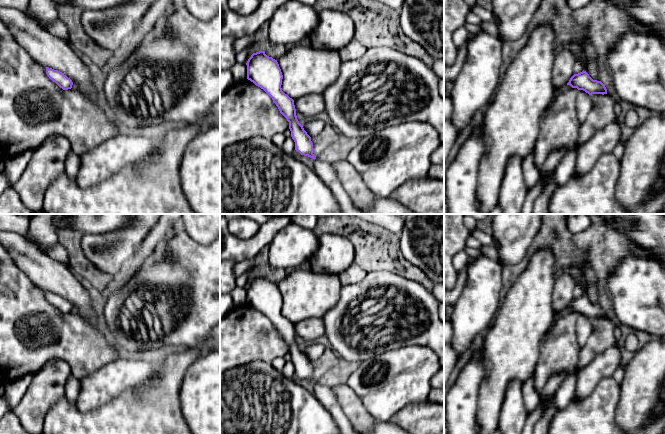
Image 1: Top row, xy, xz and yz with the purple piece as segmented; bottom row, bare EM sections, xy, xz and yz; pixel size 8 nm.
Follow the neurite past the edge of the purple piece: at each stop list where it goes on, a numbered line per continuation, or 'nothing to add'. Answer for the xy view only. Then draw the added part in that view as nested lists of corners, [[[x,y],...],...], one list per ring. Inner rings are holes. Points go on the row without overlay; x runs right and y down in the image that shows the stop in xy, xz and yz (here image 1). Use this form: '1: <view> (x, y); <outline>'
nothing to add

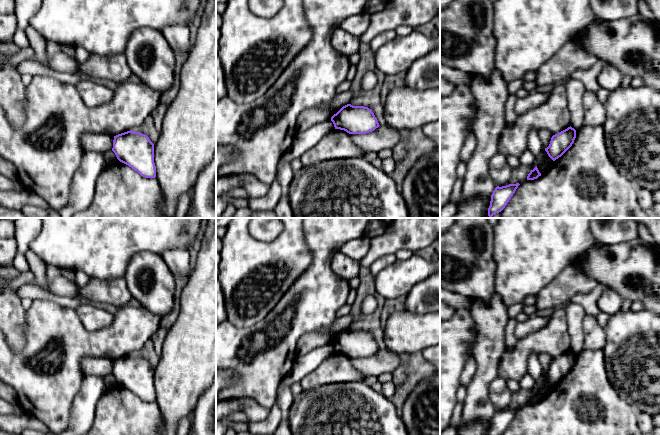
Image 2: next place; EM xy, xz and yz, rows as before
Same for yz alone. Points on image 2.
nothing to add

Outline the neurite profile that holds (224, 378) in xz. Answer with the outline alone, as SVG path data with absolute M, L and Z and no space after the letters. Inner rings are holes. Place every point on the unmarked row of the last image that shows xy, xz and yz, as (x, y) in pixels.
M216 370L216 405L219 403L219 393L220 391L227 386L231 386L239 377L234 372L228 370Z

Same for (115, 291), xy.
M90 278L86 286L79 287L79 293L80 297L91 303L101 306L111 304L117 308L129 304L132 299L124 278L111 280Z

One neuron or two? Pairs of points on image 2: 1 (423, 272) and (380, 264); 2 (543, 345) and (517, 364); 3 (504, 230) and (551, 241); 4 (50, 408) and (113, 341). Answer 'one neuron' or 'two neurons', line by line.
1: two neurons
2: one neuron
3: one neuron
4: one neuron

